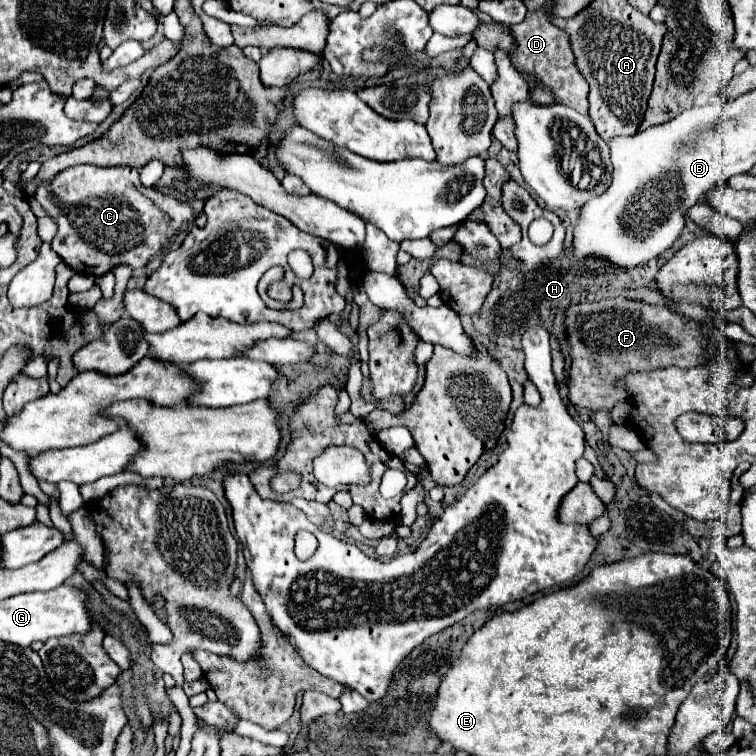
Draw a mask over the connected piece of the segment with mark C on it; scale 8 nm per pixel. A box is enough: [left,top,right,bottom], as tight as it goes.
[35,165,193,277]

